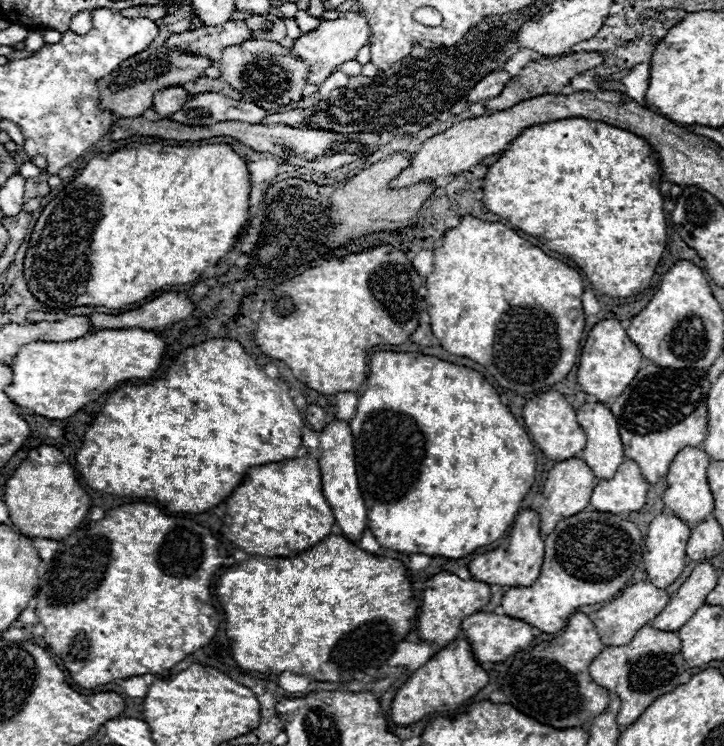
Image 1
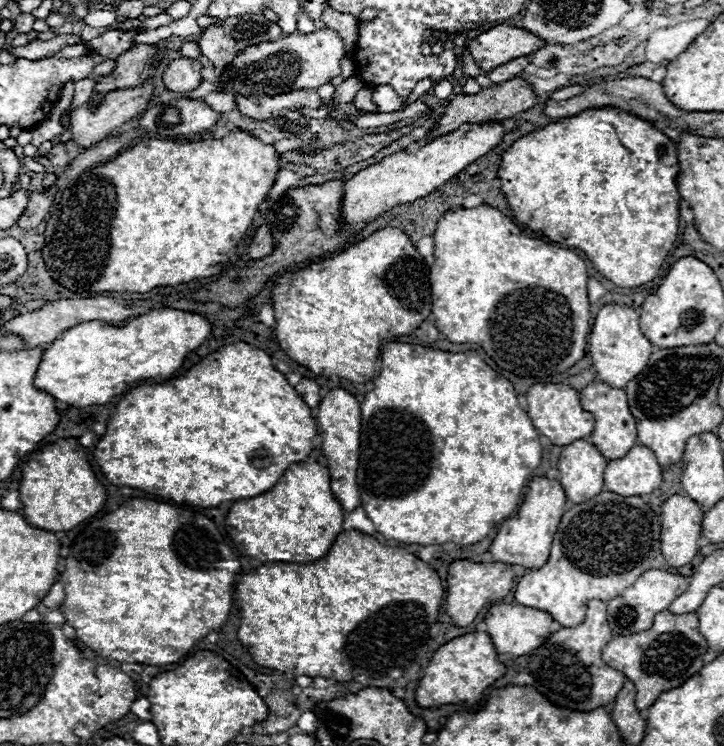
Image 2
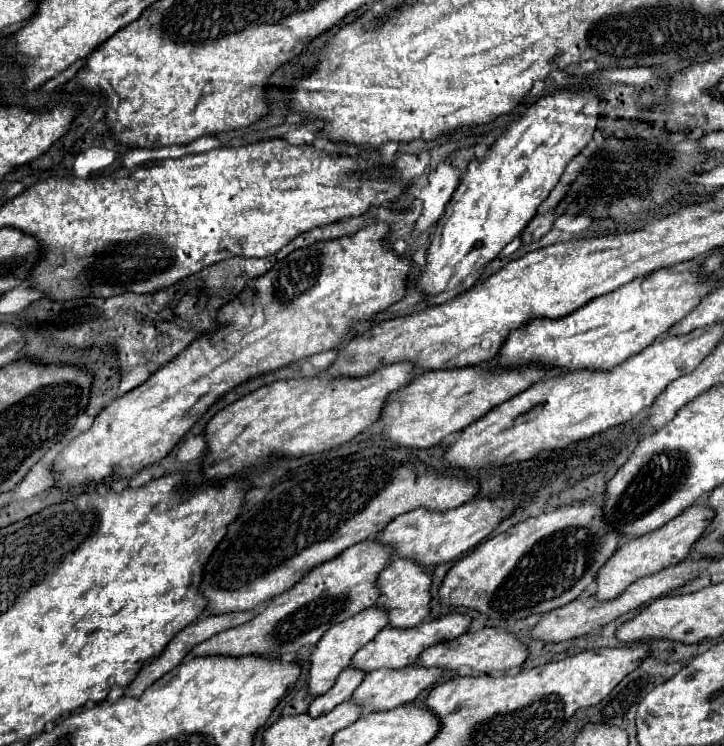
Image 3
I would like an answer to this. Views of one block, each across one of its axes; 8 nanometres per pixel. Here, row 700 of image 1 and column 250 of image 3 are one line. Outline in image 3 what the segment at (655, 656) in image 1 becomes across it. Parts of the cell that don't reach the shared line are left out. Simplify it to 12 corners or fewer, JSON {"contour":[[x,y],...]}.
{"contour":[[358,542],[190,656],[292,660],[378,602],[392,548]]}

